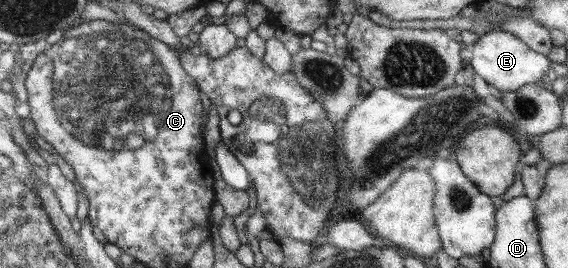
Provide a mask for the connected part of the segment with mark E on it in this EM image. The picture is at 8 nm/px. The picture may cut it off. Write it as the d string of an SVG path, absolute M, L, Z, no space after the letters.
M489 30L478 36L471 47L473 59L470 65L474 72L499 91L515 92L521 89L521 86L535 84L549 70L549 60L545 55L538 54L522 39L505 30Z

